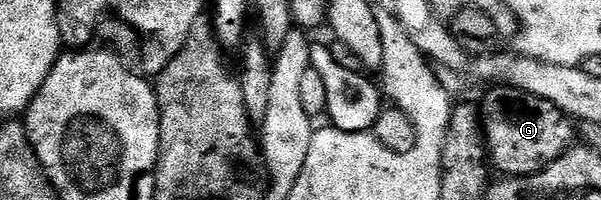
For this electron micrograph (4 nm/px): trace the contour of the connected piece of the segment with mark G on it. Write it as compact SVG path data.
M496 86L493 92L482 103L482 123L484 125L484 139L488 146L488 155L494 163L494 168L508 178L531 178L537 172L542 172L562 158L562 154L569 152L577 143L576 128L573 117L568 116L554 102L546 98L537 98L534 94L524 92L521 88Z

